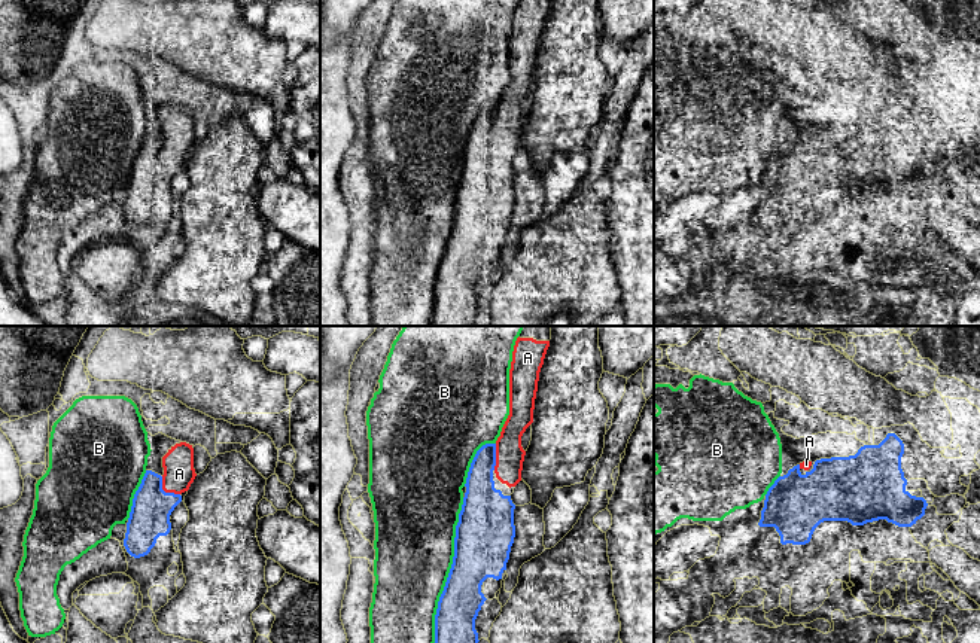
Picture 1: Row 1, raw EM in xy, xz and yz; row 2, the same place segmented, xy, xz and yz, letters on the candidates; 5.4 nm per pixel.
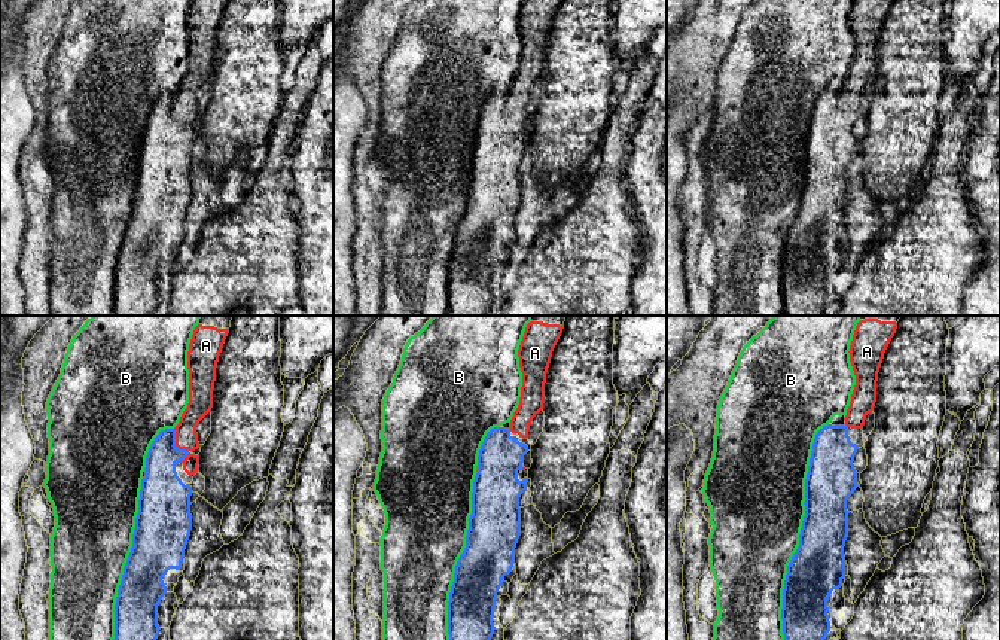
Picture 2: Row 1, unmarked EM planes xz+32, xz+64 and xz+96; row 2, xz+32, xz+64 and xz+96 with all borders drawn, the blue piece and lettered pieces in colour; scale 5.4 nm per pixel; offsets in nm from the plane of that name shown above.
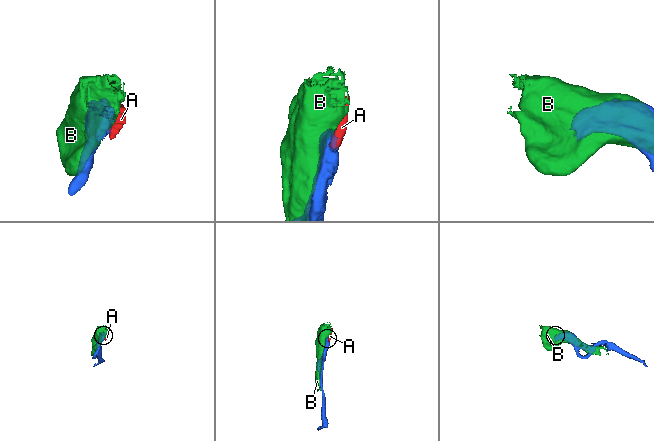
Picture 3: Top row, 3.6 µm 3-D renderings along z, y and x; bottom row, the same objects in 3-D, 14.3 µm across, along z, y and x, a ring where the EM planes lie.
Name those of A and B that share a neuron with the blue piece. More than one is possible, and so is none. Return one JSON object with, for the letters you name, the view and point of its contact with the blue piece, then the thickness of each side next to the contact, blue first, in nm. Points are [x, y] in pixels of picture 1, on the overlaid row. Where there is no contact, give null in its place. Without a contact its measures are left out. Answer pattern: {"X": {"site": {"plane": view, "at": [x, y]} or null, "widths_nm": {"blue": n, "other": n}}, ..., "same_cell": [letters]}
{"A": {"site": {"plane": "xy", "at": [164, 491]}, "widths_nm": {"blue": 220, "other": 170}}, "same_cell": ["A"]}

